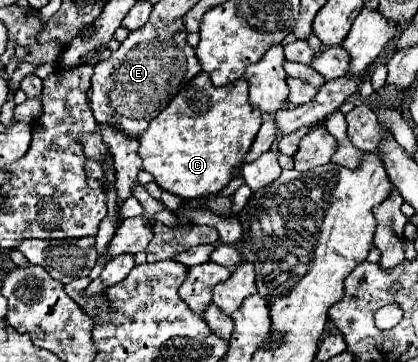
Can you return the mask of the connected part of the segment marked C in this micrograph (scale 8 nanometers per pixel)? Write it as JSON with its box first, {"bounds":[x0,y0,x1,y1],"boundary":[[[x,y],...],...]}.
{"bounds":[139,72,261,200],"boundary":[[[201,72],[175,96],[175,100],[169,102],[169,106],[157,118],[149,122],[149,128],[141,134],[139,156],[143,158],[143,170],[153,174],[159,188],[183,200],[219,194],[233,178],[235,168],[239,168],[245,162],[245,154],[251,150],[261,122],[261,112],[249,104],[249,86],[243,78],[227,86],[215,88],[211,84],[211,78],[207,78],[207,74]]]}

